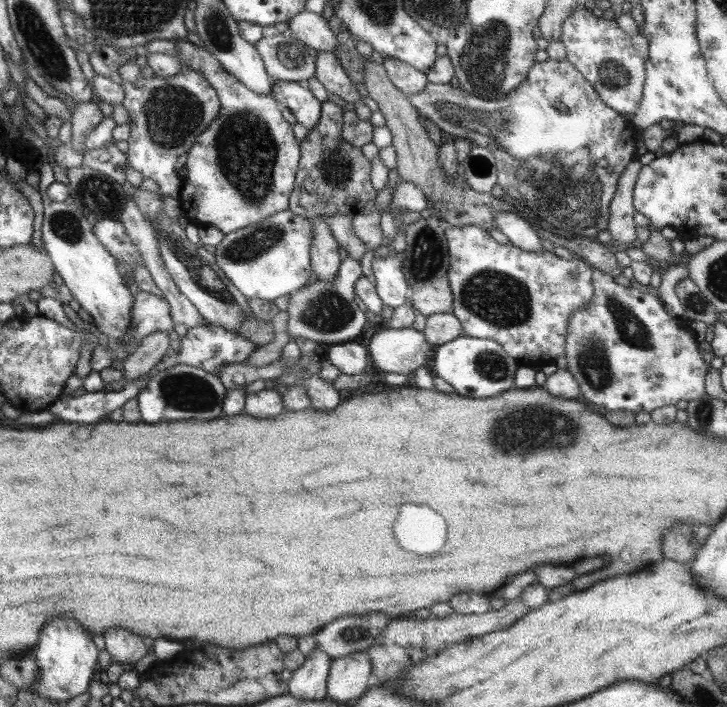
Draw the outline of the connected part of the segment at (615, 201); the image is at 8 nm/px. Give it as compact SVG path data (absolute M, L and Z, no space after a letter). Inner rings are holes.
M632 160L618 178L616 192L610 201L611 217L609 218L609 231L613 240L628 244L636 239L636 223L634 213L637 211L633 205L634 185L642 168L639 160Z

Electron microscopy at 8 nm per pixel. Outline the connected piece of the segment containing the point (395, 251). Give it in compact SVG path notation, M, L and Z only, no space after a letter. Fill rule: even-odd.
M398 230L390 255L374 258L372 261L377 294L384 305L391 306L393 309L405 305L409 300L409 281L402 269L405 248L405 233L400 233Z

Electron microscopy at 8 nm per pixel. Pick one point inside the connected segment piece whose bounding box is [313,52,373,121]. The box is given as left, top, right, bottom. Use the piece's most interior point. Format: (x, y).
(328, 70)

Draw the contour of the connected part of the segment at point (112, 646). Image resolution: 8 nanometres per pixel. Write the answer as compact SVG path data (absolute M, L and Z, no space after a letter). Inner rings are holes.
M110 628L104 632L105 649L112 655L115 662L126 667L133 665L148 654L148 646L142 636L128 632L124 628Z

